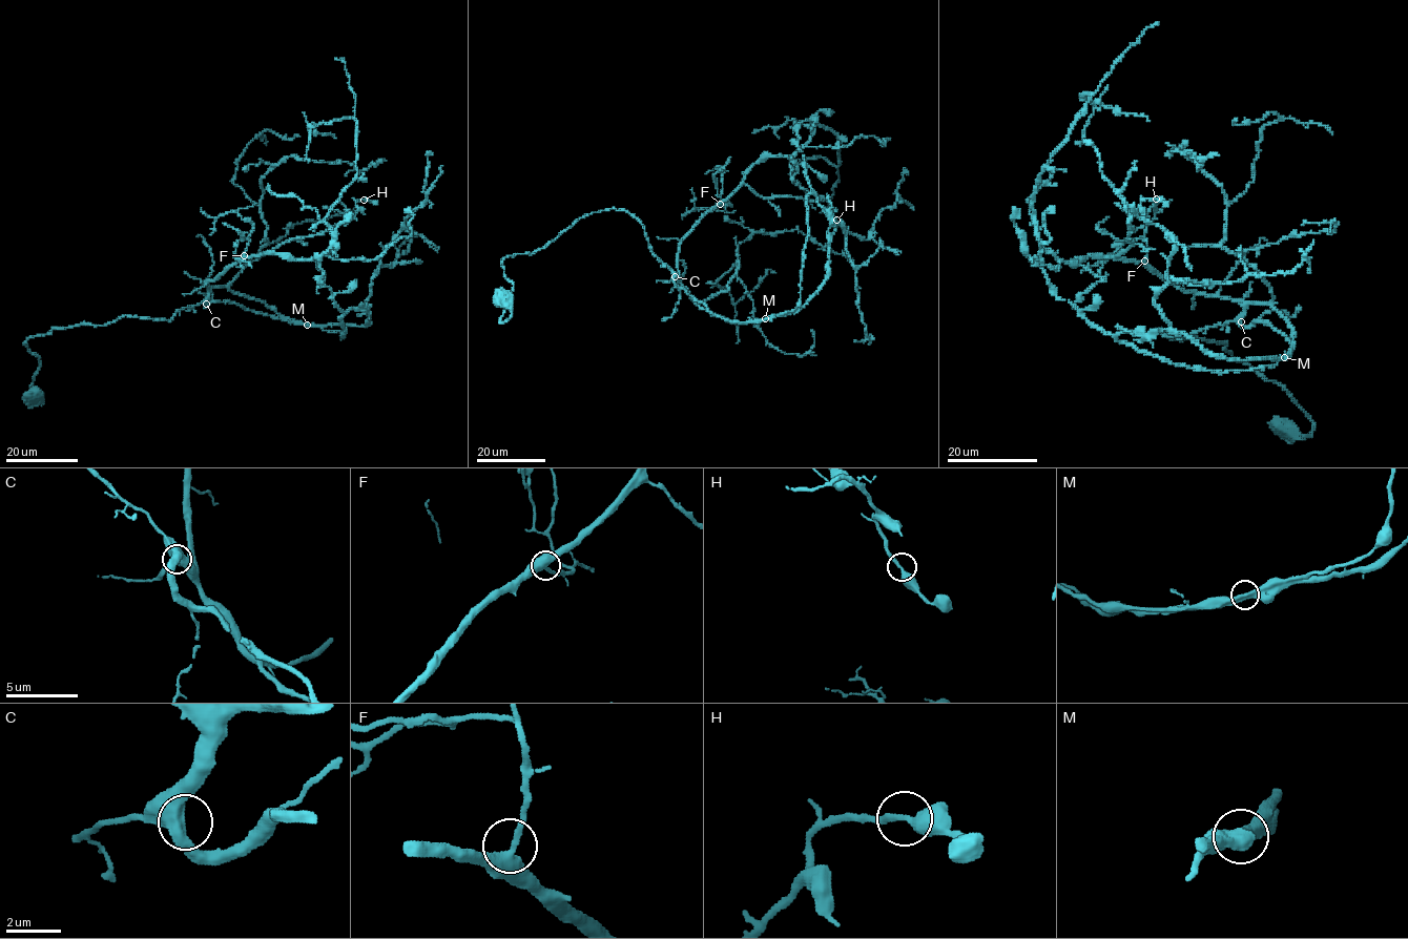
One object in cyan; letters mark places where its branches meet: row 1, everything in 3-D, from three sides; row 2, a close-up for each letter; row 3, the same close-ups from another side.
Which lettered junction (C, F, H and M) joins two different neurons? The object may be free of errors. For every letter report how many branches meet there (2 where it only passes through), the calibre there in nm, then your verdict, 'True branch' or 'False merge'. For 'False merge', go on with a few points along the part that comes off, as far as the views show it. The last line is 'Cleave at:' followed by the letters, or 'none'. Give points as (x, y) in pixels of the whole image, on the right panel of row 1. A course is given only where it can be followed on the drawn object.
C: Branches: 2. Thickness 550 nm. True branch
F: Branches: 2. Thickness 360 nm. True branch
H: Branches: 2. Thickness 340 nm. True branch
M: Branches: 2. Thickness 440 nm. True branch
Cleave at: none

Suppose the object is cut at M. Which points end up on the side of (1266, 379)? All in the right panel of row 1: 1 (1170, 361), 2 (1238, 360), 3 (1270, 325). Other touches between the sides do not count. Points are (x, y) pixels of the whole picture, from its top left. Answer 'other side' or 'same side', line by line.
1: other side
2: same side
3: other side

